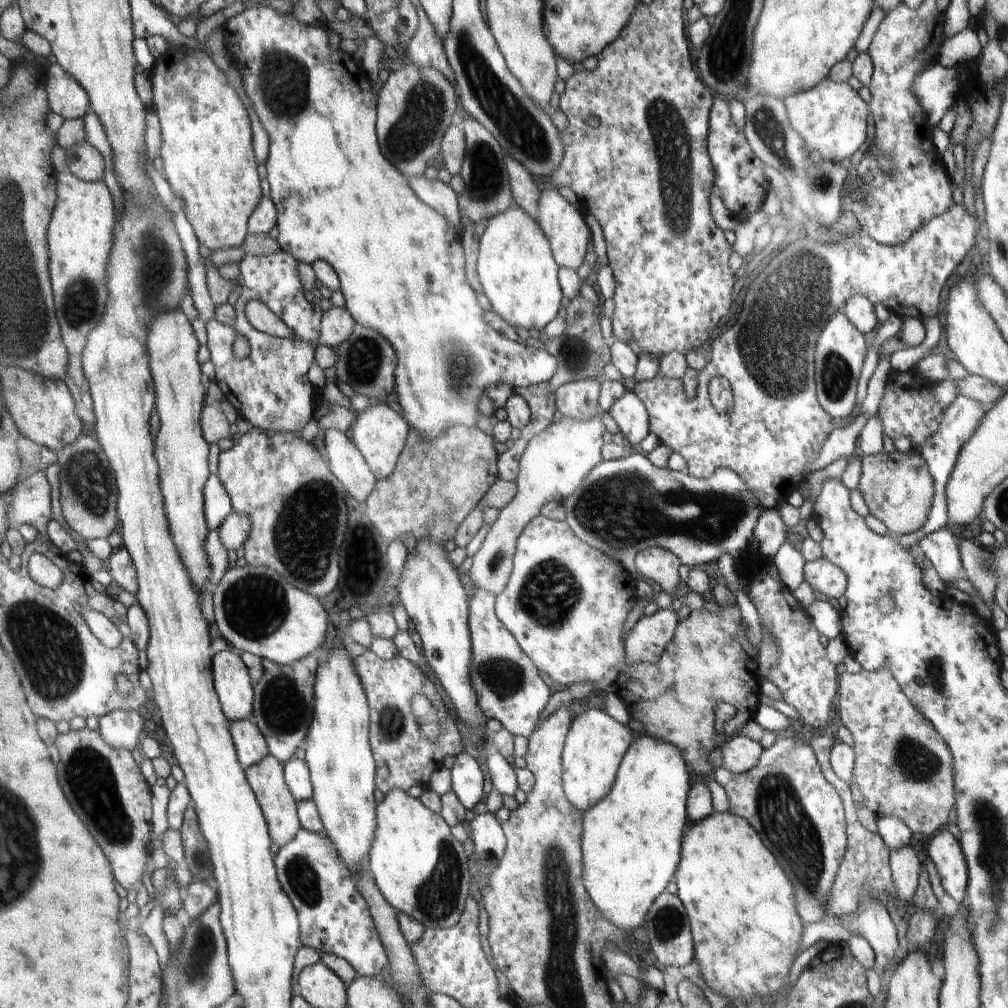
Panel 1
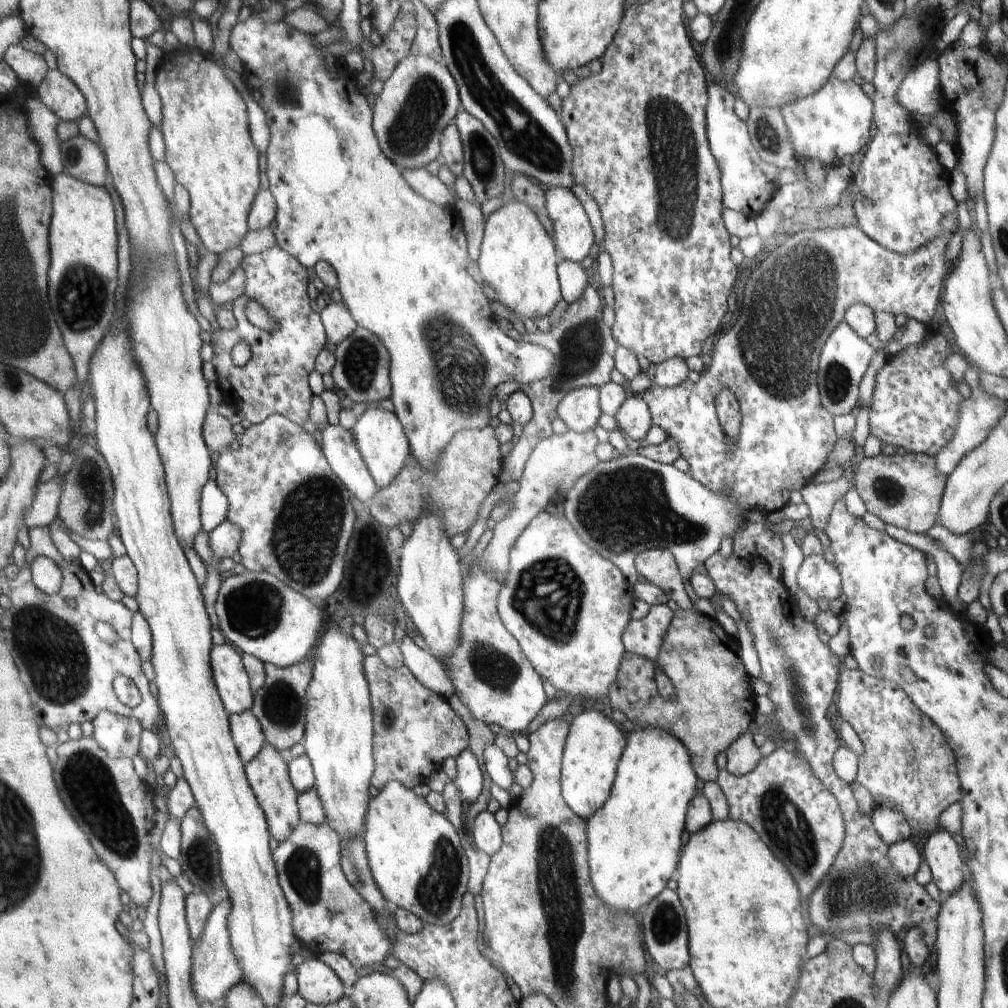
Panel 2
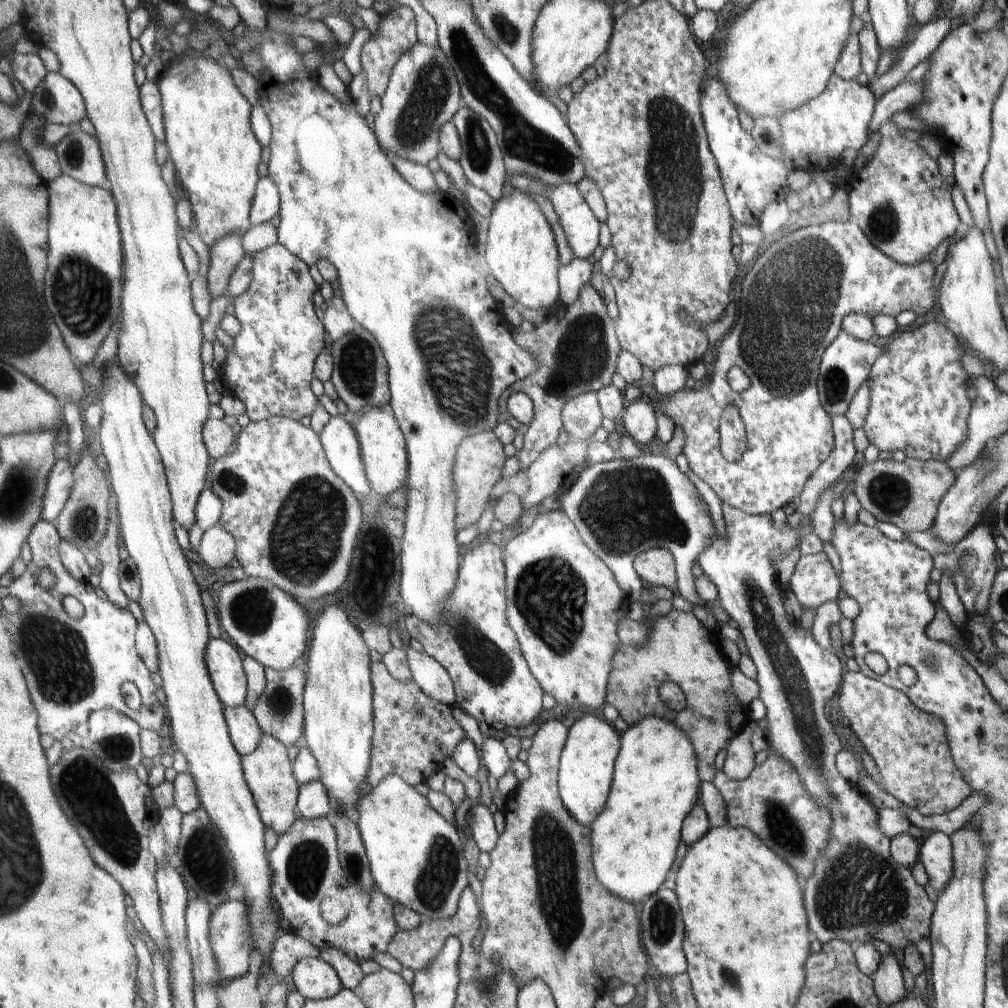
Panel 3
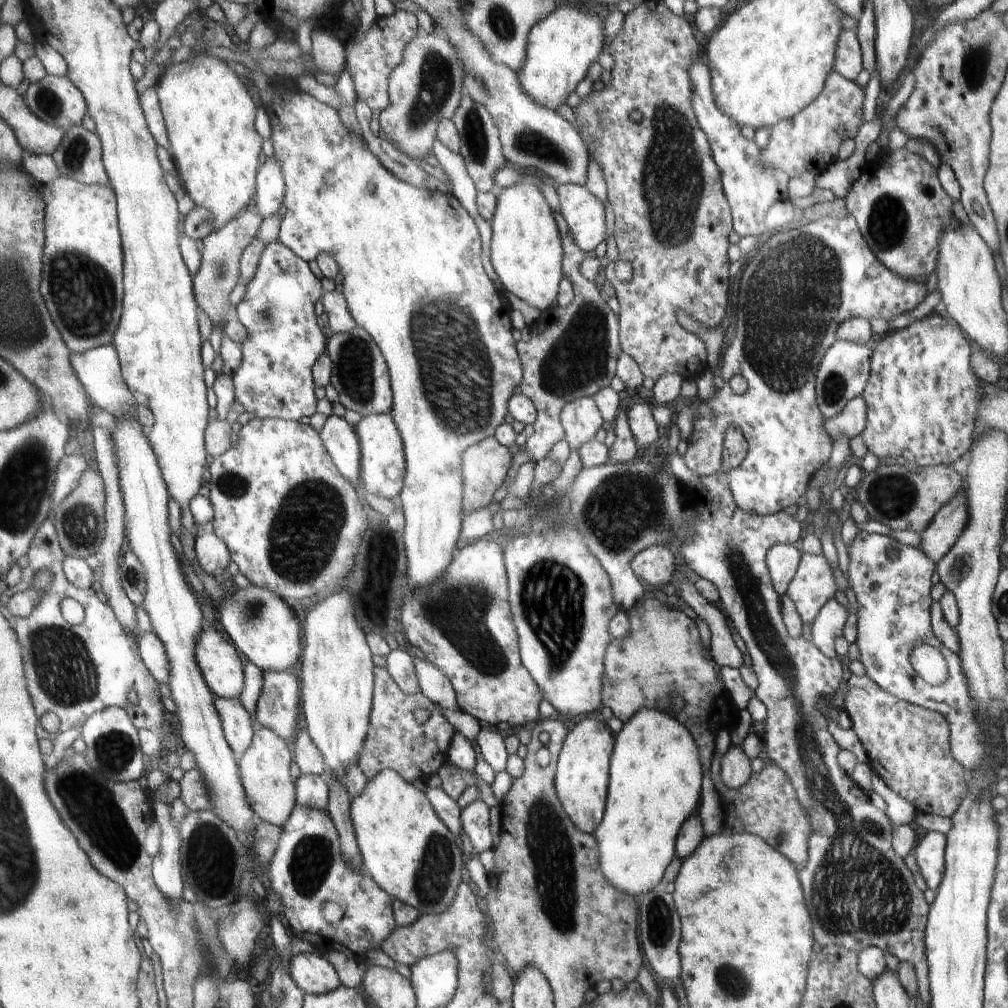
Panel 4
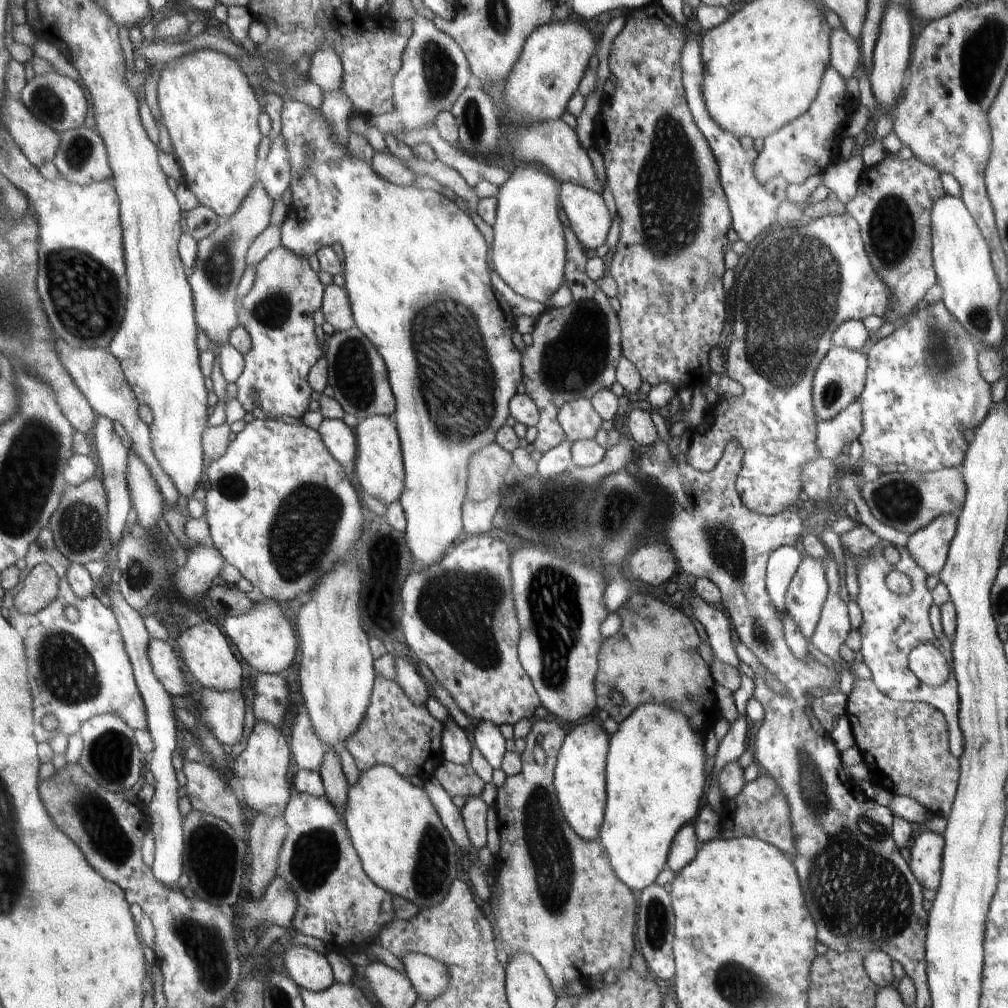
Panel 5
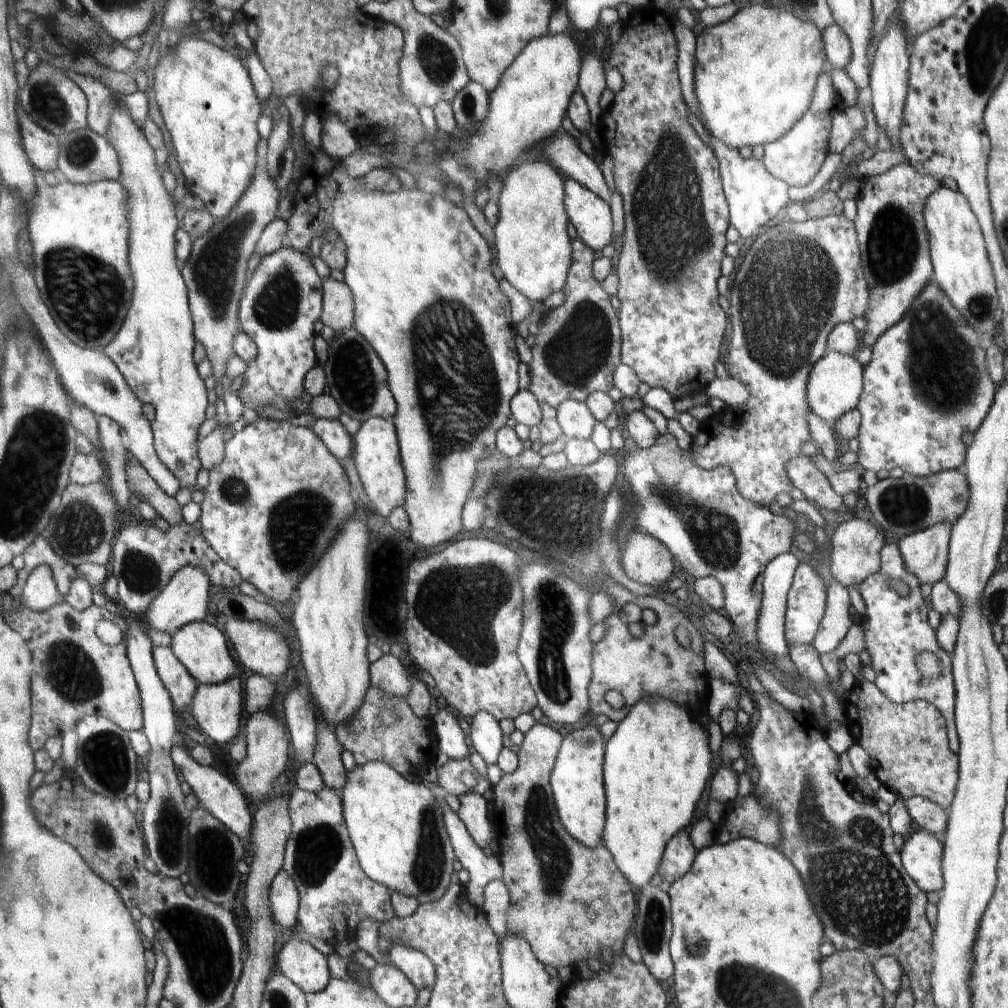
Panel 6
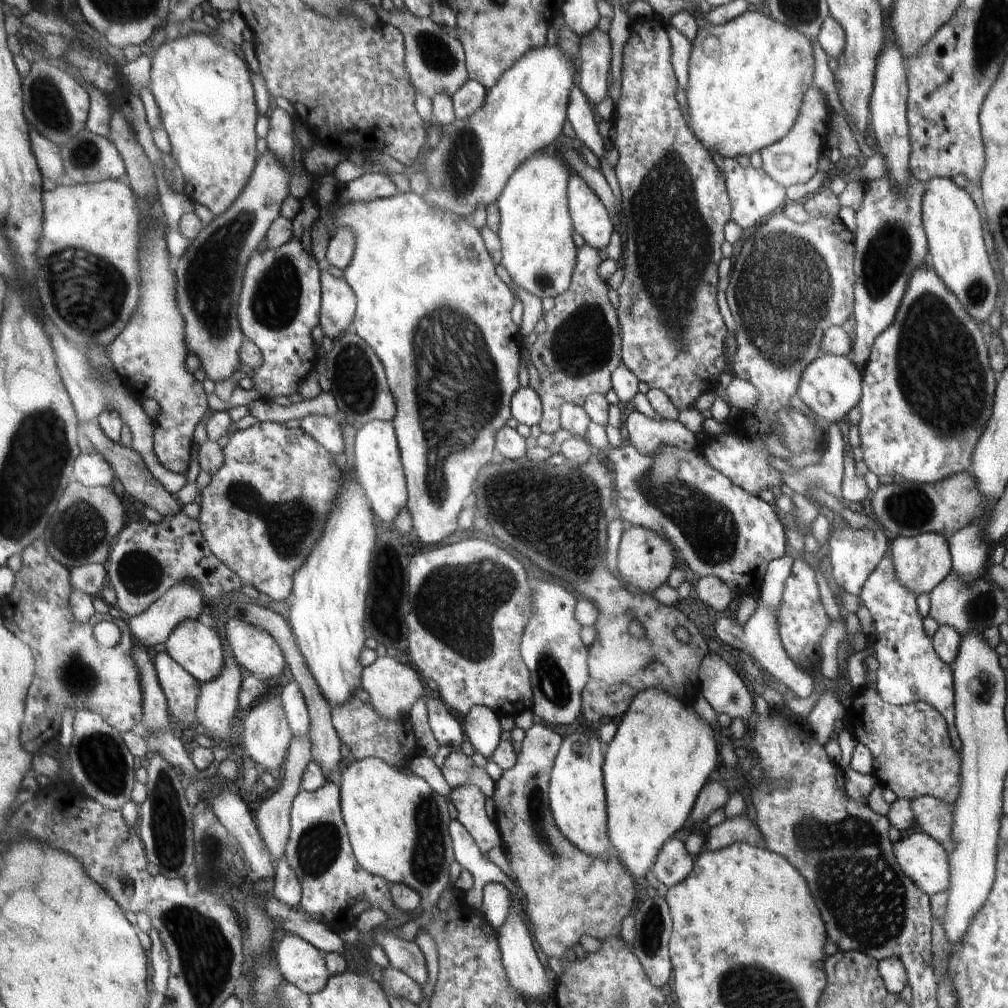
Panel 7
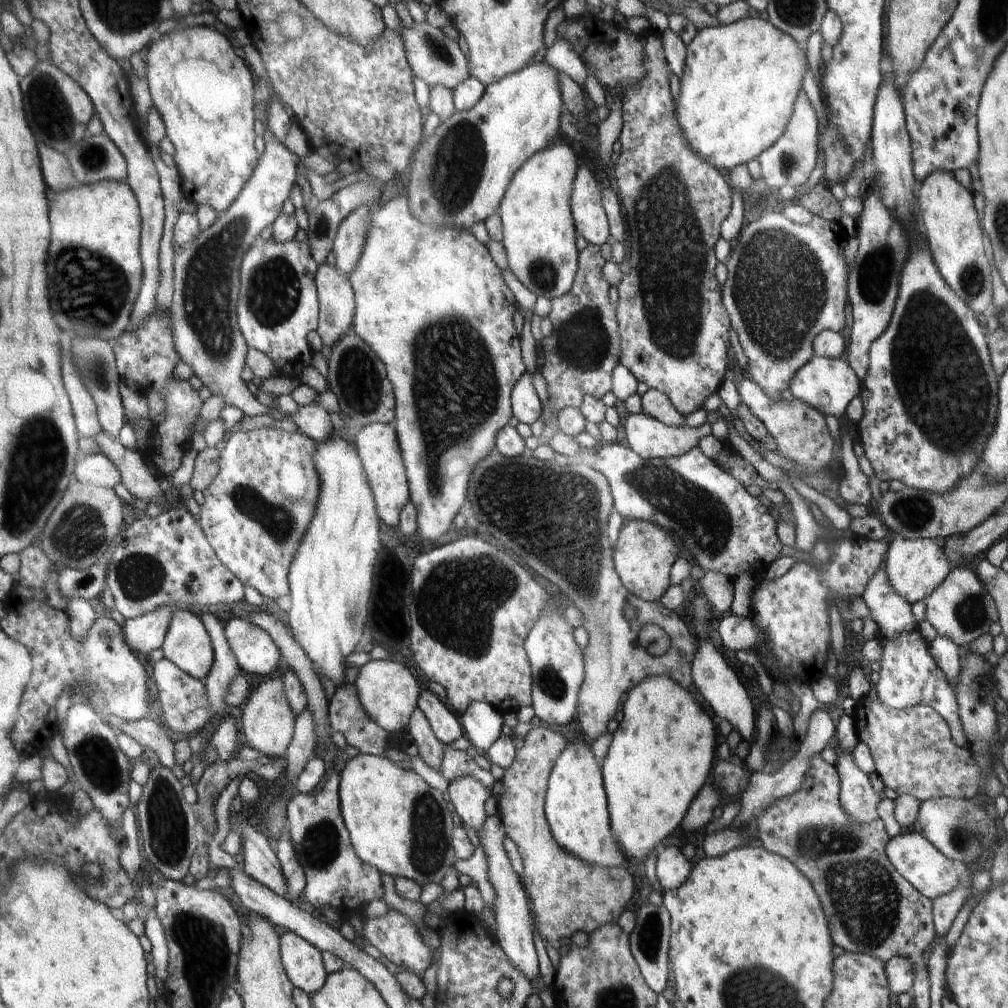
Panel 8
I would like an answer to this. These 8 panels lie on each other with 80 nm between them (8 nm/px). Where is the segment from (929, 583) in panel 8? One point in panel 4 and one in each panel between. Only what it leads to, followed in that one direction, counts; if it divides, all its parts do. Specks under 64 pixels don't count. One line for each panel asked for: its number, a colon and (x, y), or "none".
4: (948, 526)
5: (929, 546)
6: (925, 554)
7: (922, 562)

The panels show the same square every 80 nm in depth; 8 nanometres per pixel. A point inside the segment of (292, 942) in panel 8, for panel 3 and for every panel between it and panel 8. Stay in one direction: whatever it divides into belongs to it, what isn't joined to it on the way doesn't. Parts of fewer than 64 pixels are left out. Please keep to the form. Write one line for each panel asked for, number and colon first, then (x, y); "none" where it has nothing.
3: (315, 979)
4: (313, 974)
5: (308, 969)
6: (301, 963)
7: (302, 965)

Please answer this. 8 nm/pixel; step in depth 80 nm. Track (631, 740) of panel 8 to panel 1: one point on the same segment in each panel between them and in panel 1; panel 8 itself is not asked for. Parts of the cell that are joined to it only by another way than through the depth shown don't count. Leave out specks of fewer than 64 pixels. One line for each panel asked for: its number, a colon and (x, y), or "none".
1: (631, 839)
2: (634, 841)
3: (655, 786)
4: (656, 770)
5: (655, 775)
6: (658, 762)
7: (656, 767)

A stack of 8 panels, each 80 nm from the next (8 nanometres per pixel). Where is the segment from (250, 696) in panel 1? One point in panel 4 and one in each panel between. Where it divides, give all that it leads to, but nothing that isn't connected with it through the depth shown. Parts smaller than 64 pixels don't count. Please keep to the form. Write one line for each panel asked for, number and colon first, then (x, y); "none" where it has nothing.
2: (232, 681)
3: (227, 673)
4: (219, 662)

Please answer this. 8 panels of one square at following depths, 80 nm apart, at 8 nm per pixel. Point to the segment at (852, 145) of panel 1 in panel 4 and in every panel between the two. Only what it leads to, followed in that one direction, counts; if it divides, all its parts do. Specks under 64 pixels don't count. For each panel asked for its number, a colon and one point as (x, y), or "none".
2: (835, 121)
3: (814, 136)
4: (808, 142)

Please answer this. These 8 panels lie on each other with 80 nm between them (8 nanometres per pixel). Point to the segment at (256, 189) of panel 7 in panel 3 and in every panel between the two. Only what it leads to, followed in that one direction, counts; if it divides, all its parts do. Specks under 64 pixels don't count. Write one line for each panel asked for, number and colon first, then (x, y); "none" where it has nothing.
3: (224, 257)
4: (218, 274)
5: (219, 264)
6: (215, 272)

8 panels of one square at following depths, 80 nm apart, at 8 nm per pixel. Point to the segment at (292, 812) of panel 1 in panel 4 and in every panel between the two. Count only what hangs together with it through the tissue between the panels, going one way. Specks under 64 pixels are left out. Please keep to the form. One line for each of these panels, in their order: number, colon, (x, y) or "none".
2: (268, 773)
3: (268, 770)
4: (264, 768)

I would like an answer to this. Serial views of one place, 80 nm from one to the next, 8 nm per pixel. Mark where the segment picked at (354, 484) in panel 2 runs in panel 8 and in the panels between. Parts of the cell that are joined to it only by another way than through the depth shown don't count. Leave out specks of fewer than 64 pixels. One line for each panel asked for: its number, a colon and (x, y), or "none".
3: (342, 448)
4: (339, 437)
5: (340, 439)
6: (337, 439)
7: (325, 429)
8: (313, 420)

